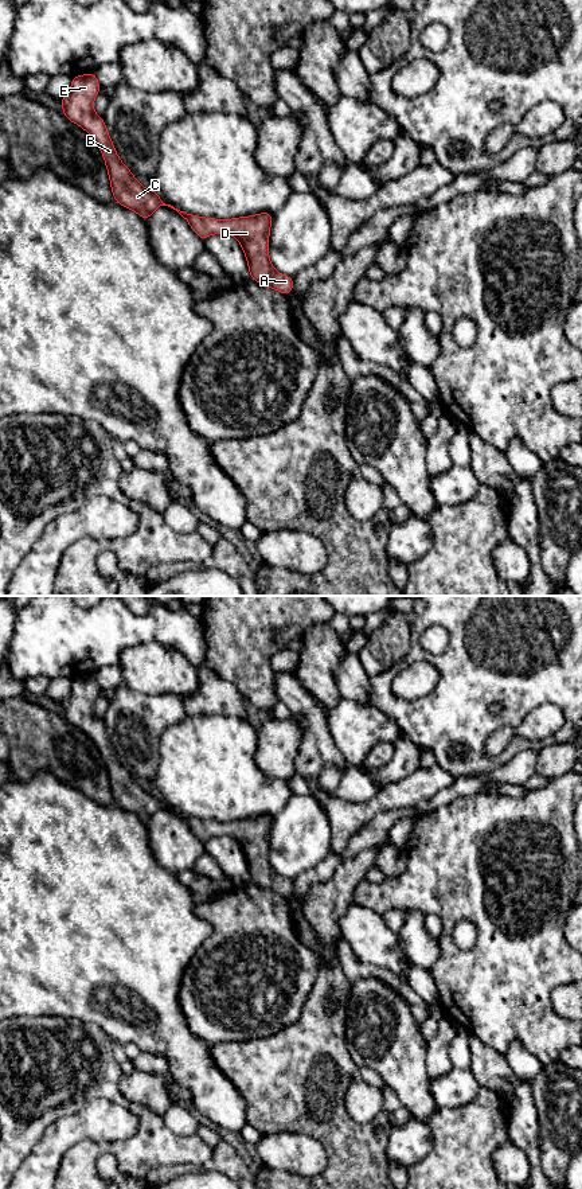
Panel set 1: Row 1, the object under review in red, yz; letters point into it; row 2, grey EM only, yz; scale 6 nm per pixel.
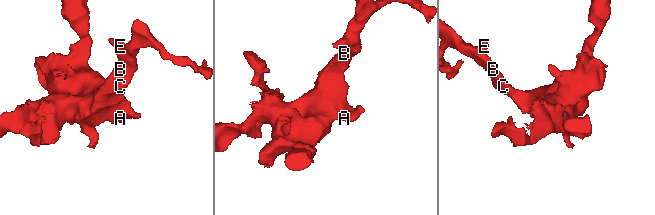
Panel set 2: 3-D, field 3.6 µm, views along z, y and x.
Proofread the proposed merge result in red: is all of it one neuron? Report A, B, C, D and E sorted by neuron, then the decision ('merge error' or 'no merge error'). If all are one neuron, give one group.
A B C D E; no merge error

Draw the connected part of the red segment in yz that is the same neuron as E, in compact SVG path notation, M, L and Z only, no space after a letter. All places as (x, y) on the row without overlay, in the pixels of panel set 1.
M95 675L75 678L71 682L70 695L58 703L63 709L62 716L71 725L83 730L98 746L109 775L114 804L136 814L144 823L148 823L159 810L168 808L188 824L202 843L211 837L234 838L245 854L251 882L290 898L294 881L278 876L269 862L269 835L273 816L266 814L251 819L220 823L187 816L171 807L165 807L156 792L144 791L117 759L103 721L97 718L93 712L93 705L99 691L101 687Z

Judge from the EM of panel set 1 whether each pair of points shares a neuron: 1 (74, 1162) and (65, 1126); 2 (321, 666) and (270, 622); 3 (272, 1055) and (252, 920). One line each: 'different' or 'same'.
1: different
2: different
3: different

